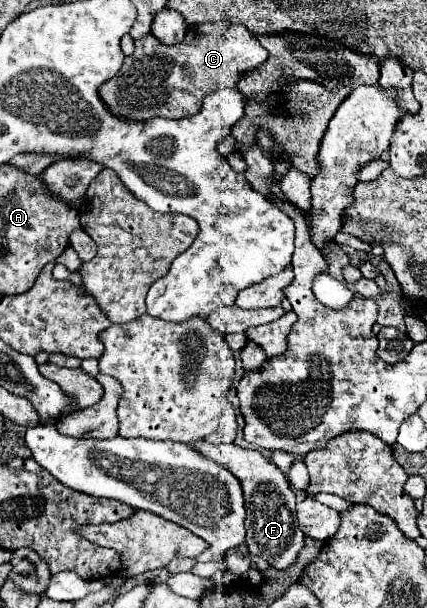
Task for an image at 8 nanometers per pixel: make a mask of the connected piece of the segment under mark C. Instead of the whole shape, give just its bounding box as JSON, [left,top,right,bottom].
[99,22,267,122]

